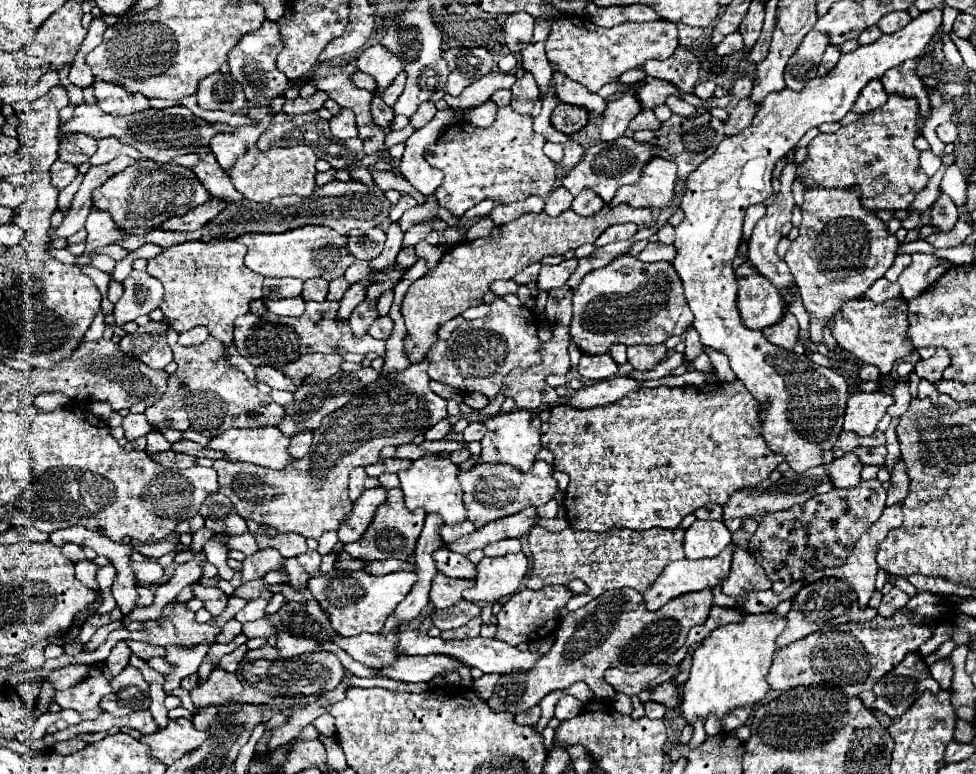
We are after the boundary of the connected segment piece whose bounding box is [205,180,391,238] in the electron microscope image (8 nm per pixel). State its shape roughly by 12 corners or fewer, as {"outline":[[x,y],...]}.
{"outline":[[333,180],[315,196],[235,204],[211,236],[287,232],[307,224],[347,234],[383,224],[379,188]]}

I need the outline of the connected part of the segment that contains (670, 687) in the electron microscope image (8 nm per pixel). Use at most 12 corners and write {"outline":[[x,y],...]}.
{"outline":[[663,682],[653,694],[653,702],[667,708],[677,706],[677,686]]}

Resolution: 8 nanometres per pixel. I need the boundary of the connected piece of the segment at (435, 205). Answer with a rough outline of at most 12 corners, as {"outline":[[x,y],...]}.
{"outline":[[435,194],[401,216],[403,232],[413,224],[437,220]]}

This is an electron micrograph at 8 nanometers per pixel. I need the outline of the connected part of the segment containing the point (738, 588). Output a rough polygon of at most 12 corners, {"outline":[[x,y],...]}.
{"outline":[[737,548],[723,594],[743,598],[771,580],[747,550]]}

